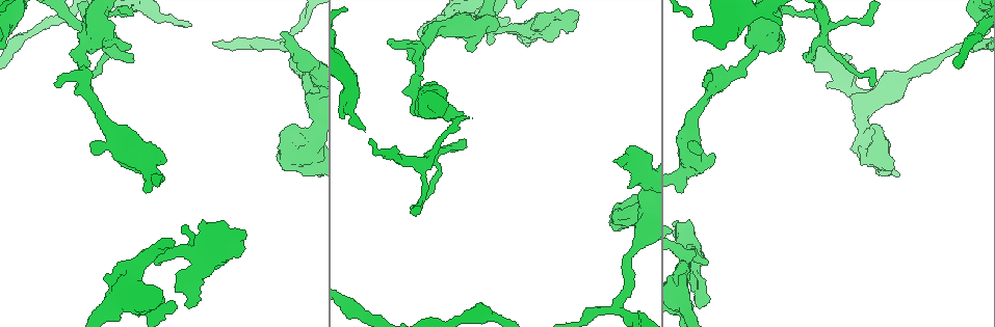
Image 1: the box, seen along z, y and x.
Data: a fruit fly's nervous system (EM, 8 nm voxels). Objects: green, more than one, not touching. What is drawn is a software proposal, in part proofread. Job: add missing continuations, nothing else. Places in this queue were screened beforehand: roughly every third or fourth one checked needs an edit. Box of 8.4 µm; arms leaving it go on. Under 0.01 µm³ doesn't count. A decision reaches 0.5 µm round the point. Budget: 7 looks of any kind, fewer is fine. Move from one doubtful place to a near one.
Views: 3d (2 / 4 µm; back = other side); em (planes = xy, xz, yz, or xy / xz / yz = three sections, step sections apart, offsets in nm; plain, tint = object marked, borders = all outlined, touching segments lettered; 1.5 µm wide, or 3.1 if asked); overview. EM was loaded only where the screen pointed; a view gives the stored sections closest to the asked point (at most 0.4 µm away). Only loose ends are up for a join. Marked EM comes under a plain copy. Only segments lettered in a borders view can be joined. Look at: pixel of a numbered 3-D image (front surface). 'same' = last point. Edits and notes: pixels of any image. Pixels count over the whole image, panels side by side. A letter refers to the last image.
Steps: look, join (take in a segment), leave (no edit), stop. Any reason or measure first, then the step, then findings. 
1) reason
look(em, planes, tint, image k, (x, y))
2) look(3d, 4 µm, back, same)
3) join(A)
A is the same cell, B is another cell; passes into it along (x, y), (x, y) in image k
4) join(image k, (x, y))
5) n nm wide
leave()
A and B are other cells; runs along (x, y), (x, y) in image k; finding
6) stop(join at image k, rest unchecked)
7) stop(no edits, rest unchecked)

branch stops here
look(em, yz, step 4, tint, image 1, (708, 82))

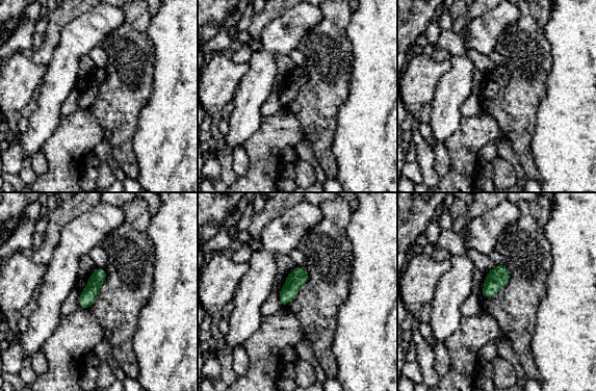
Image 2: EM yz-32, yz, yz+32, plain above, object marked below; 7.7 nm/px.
look(em, planes, tint, same)

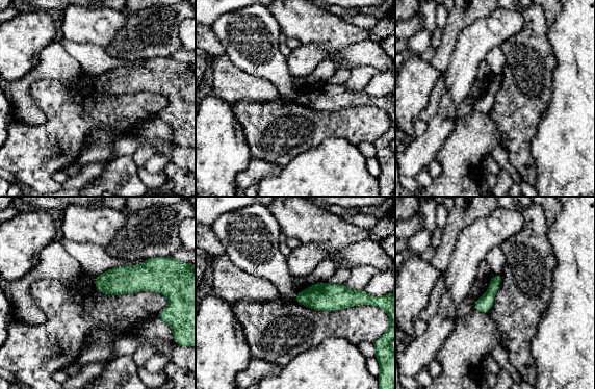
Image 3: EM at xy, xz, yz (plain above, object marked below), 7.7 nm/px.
what lies round it
look(em, planes, borders, same)

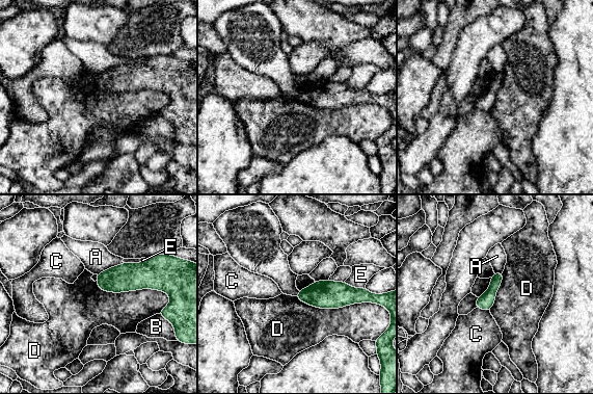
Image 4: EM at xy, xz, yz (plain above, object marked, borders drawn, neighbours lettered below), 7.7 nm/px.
leave()
A, B, C, D and E are other cells; border along (96, 281), (105, 291), (169, 297) in image 4; no lettered segment goes on from it

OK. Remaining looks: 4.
thick end
look(3d, 2 µm, image 1, (282, 32))

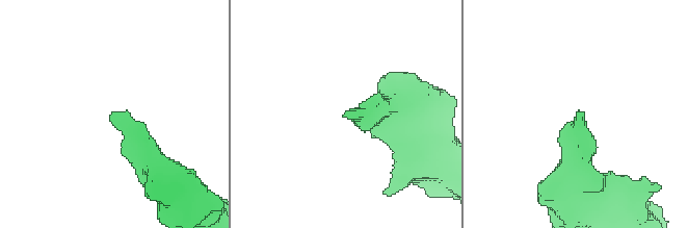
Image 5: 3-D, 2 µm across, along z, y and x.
shape alone is not enough
look(em, 3.1 µm, planes, tint, image 5, (109, 115))

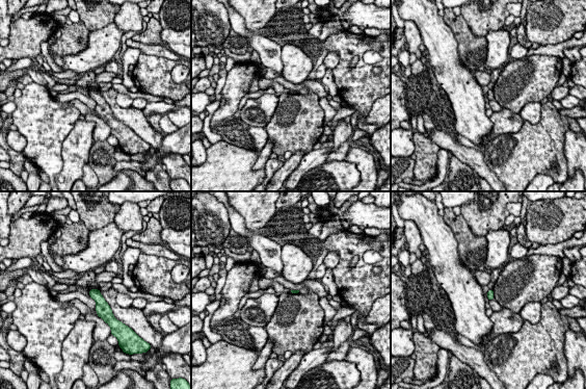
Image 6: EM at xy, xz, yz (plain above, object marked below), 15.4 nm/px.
look(em, 3.1 µm, planes, borders, same)

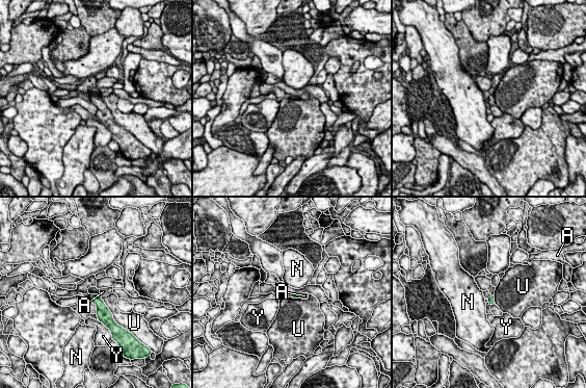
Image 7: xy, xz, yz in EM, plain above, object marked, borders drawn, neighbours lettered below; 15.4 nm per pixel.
leave()
A, N, U and Y are other cells; border along (99, 294), (115, 321) in image 7; none of them fits

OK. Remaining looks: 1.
tapers out
look(em, planes, borders, image 1, (874, 83))

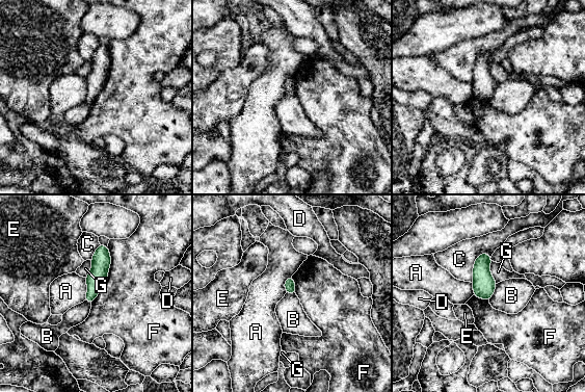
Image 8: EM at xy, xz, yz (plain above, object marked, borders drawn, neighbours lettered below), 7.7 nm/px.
80 nm wide
leave()
A, B, C, D, E, F and G are other cells; border along (497, 284), (493, 295), (488, 299) in image 8; none of them fits

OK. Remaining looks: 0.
stop(no edits, rest unchecked)

